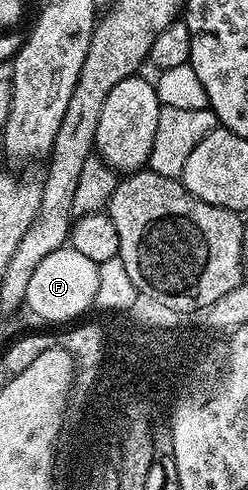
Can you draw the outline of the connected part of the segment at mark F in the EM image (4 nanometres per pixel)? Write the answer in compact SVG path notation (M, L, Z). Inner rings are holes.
M70 245L54 250L37 265L26 290L26 310L49 323L69 321L93 307L99 287L99 264L82 256Z

